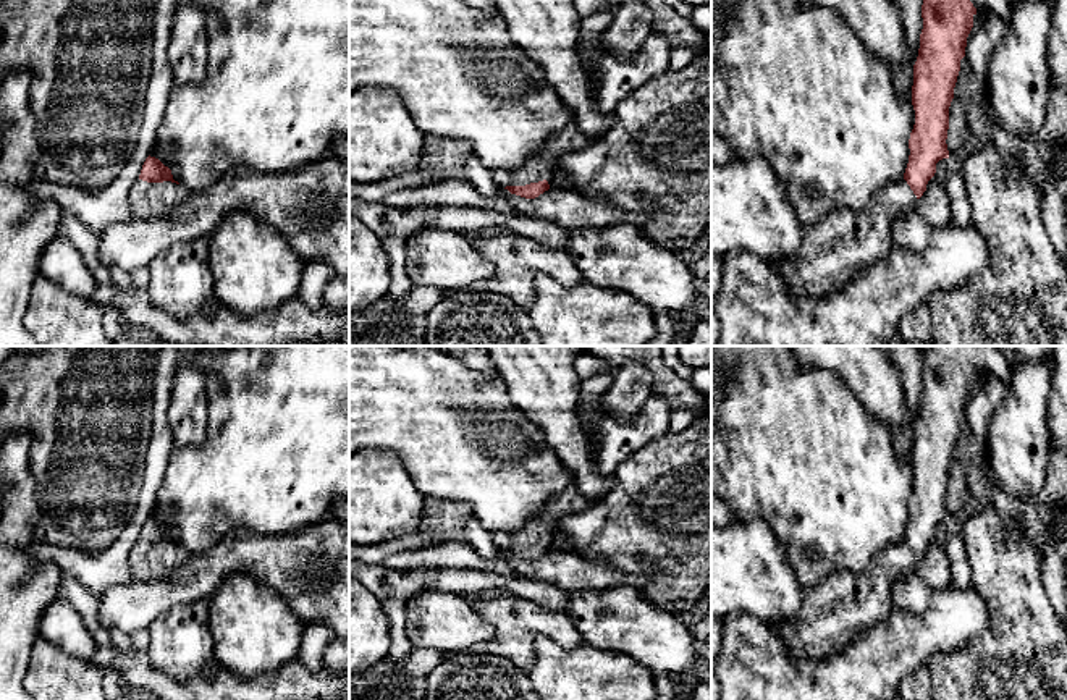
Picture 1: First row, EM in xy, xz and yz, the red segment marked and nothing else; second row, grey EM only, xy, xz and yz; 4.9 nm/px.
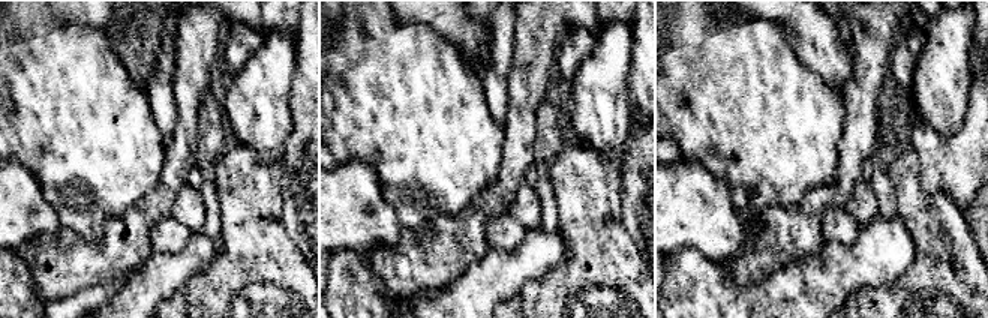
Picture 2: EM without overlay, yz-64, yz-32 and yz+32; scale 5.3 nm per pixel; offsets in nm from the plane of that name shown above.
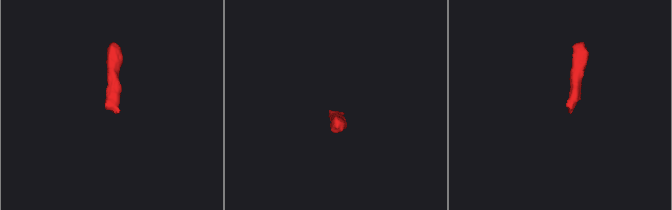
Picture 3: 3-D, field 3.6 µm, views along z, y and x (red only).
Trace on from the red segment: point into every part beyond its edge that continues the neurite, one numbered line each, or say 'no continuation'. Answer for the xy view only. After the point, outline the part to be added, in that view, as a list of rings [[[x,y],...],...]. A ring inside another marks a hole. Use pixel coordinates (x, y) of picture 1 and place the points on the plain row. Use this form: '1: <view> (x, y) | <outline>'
1: xy (147, 561) | [[[139,542],[131,555],[131,576],[134,580],[157,580],[176,569],[188,553],[176,545],[147,545]]]

